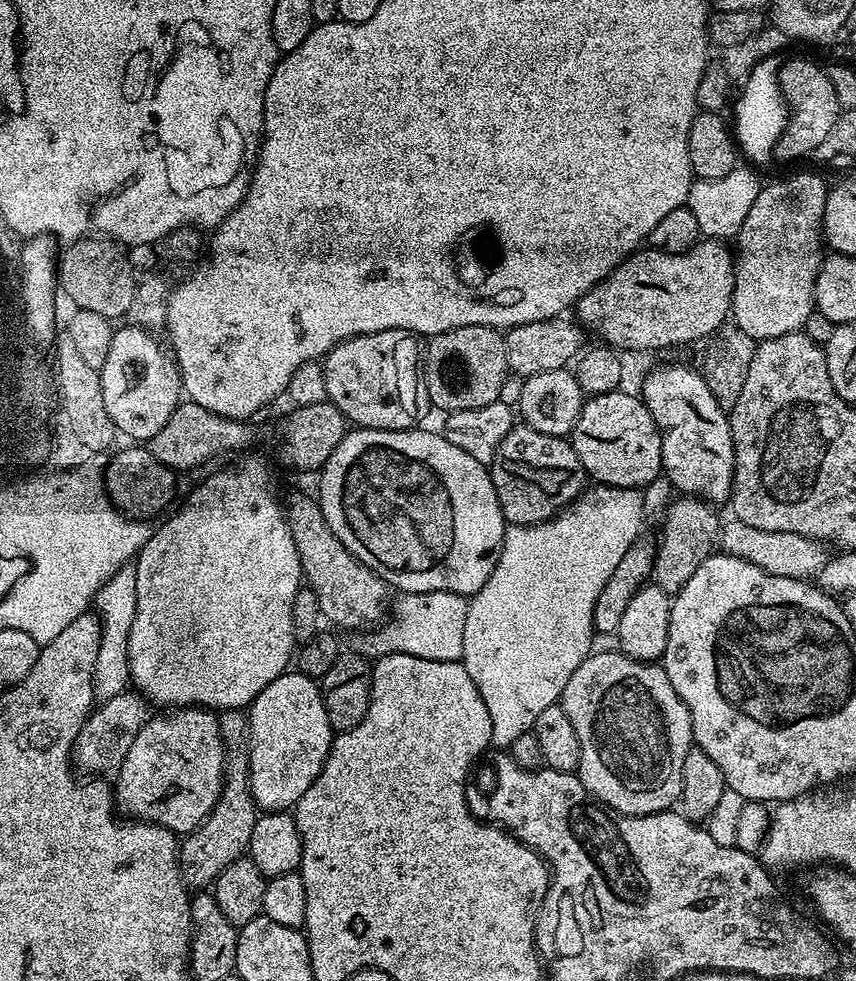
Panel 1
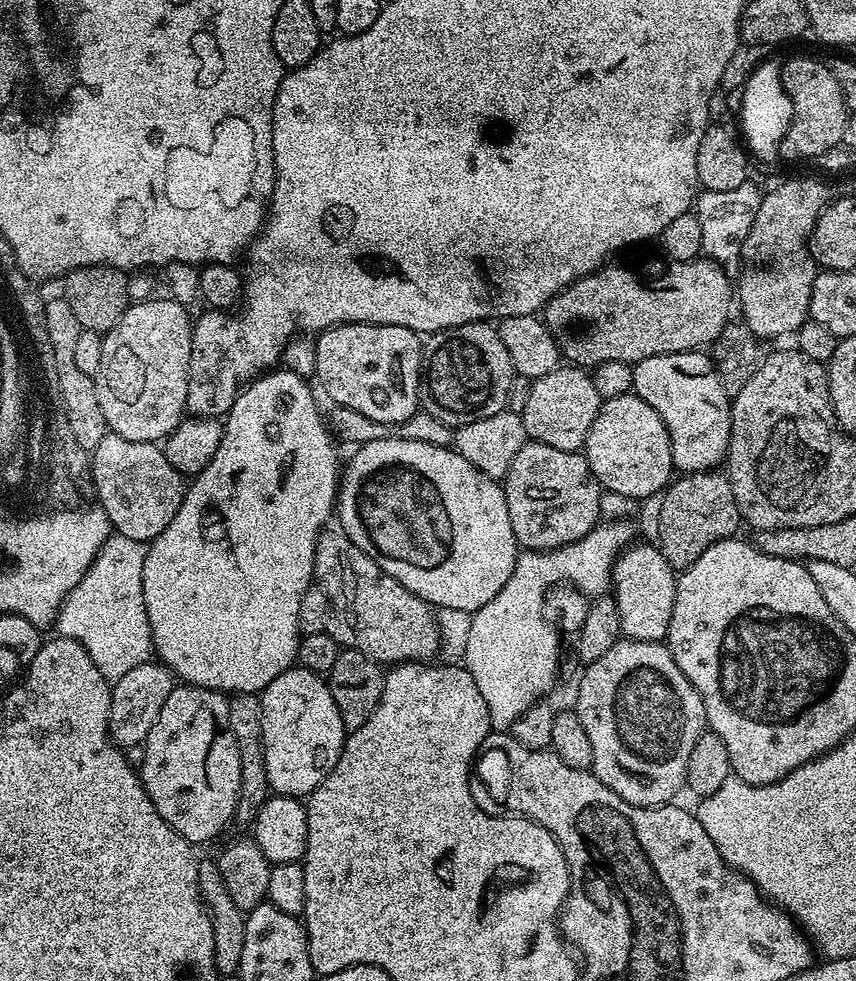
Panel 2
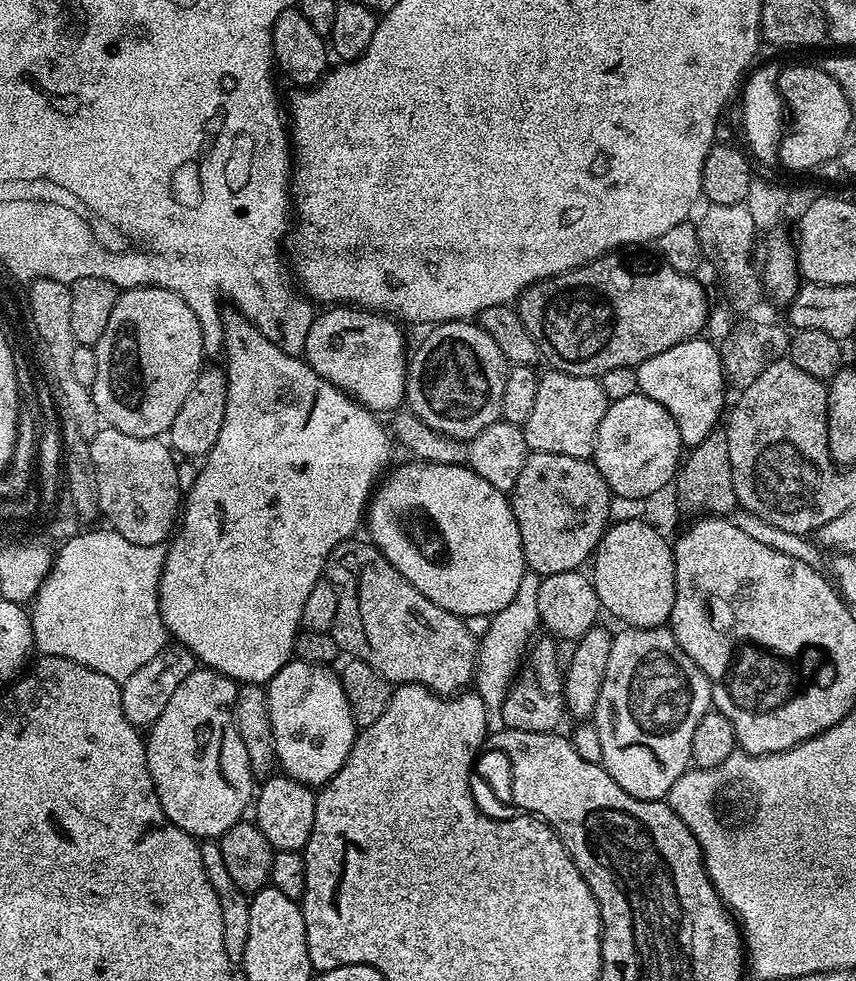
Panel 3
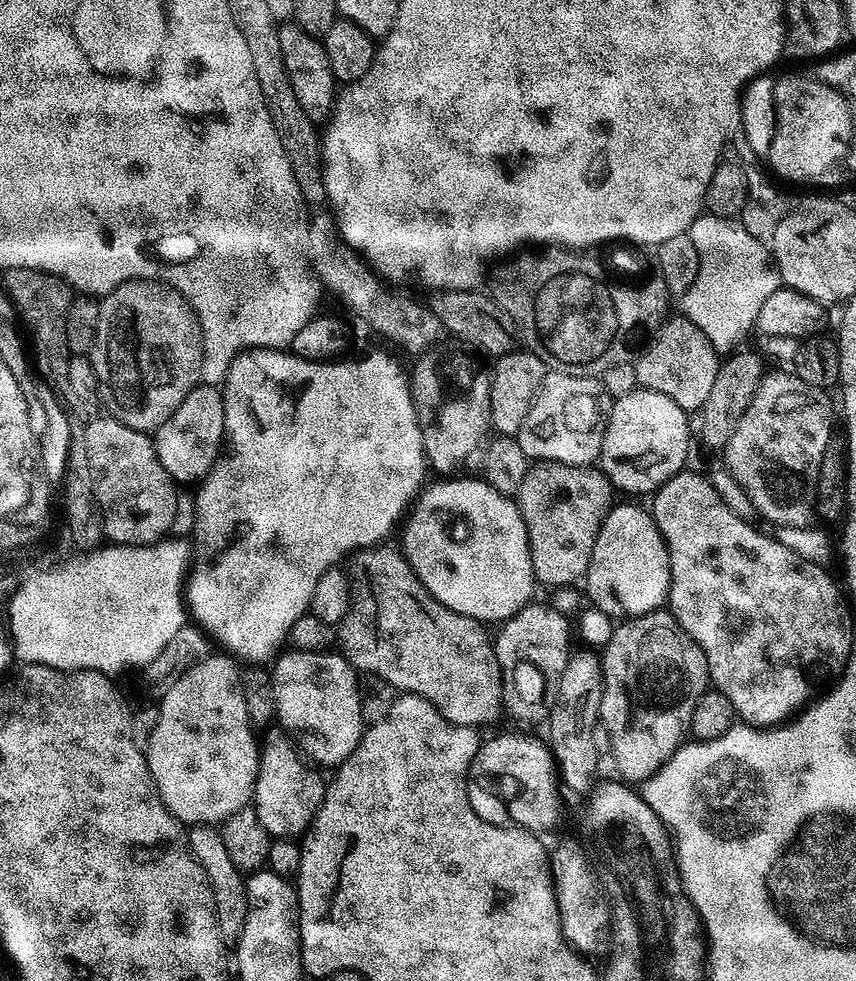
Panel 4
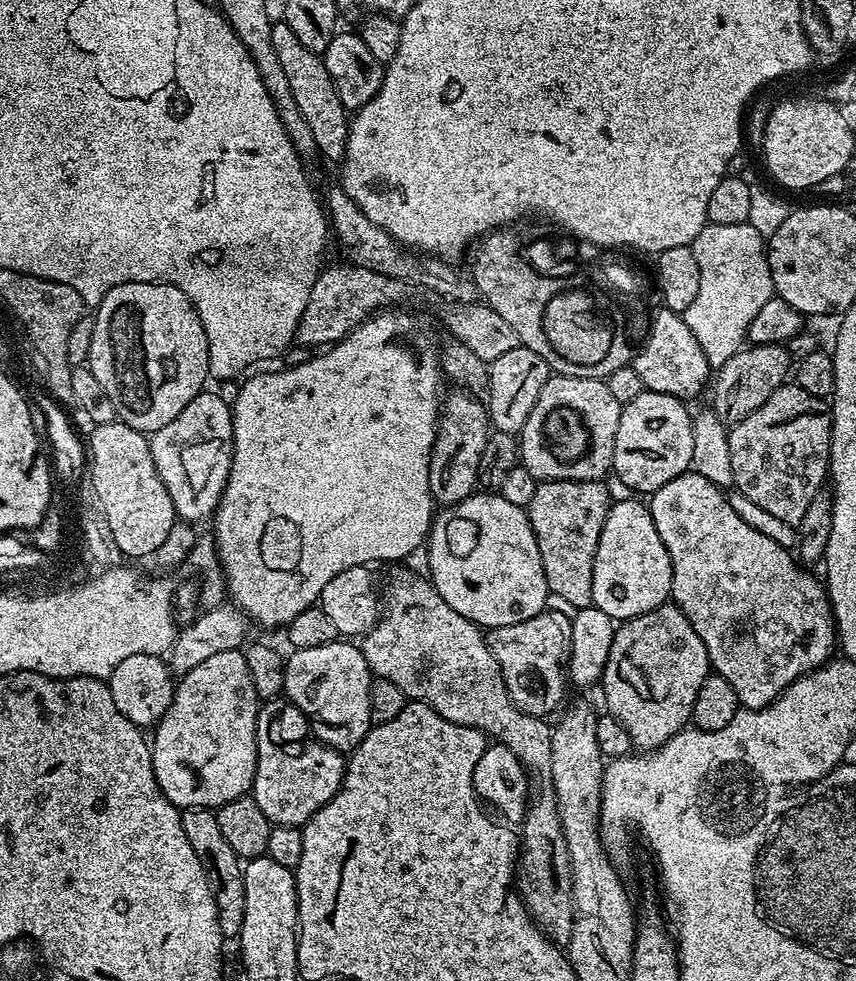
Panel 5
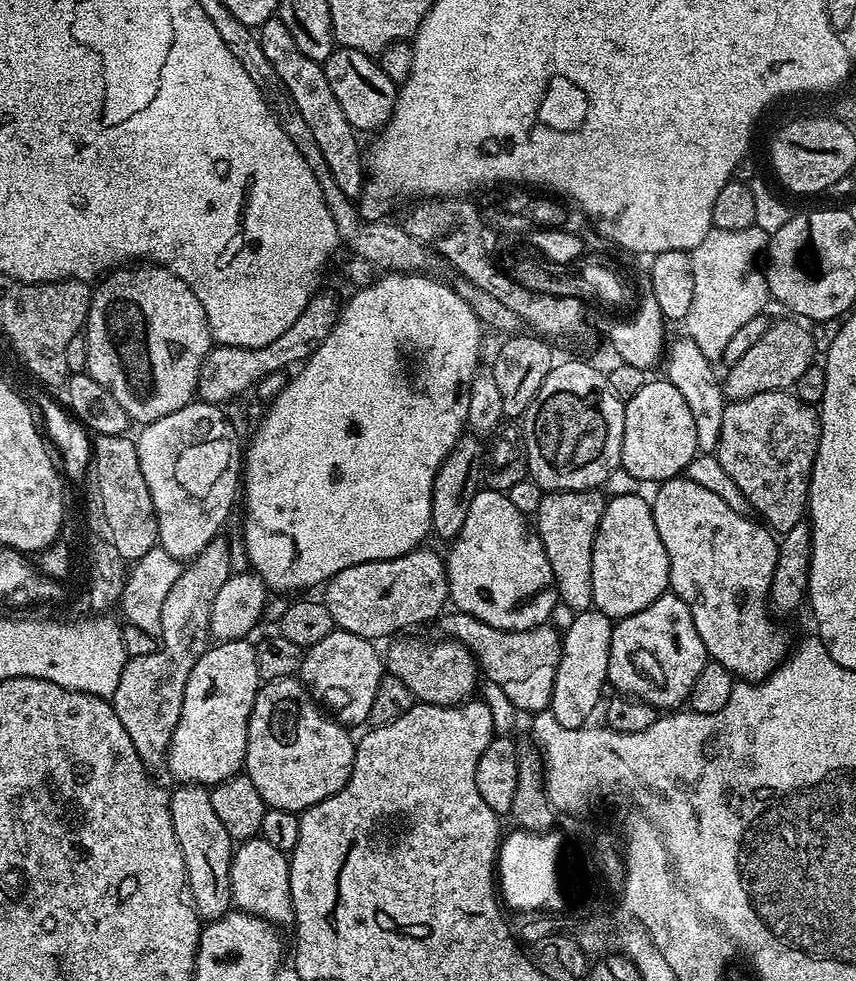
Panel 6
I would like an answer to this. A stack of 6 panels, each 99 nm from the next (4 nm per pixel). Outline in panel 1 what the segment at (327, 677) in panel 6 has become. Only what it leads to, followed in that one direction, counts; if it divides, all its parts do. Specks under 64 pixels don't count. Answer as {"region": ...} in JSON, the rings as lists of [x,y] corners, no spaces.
{"region":[[[289,670],[274,678],[246,709],[248,713],[248,765],[250,794],[257,809],[288,812],[310,790],[322,770],[334,735],[326,718],[324,693],[313,677]]]}

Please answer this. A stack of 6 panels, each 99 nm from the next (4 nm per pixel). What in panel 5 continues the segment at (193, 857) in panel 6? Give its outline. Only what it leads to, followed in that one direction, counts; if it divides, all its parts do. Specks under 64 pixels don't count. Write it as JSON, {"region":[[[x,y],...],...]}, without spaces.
{"region":[[[187,809],[182,815],[182,830],[186,830],[186,838],[190,846],[194,846],[194,854],[198,854],[198,858],[204,863],[214,894],[214,906],[218,906],[218,926],[221,934],[226,938],[239,937],[242,918],[246,918],[246,886],[240,856],[230,850],[230,842],[226,842],[213,809]]]}

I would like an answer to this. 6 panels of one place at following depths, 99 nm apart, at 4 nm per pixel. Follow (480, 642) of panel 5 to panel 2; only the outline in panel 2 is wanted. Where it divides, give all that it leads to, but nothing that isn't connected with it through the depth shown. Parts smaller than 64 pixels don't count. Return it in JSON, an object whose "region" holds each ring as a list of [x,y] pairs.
{"region":[[[324,530],[316,537],[316,553],[314,554],[314,580],[319,588],[323,590],[328,599],[330,615],[328,618],[328,627],[326,631],[338,641],[341,649],[353,648],[362,654],[366,654],[374,661],[384,666],[395,666],[401,662],[428,662],[433,659],[435,652],[441,651],[440,647],[440,625],[438,623],[437,613],[434,611],[433,605],[427,604],[422,598],[418,598],[414,594],[410,594],[410,590],[406,590],[406,586],[402,586],[402,582],[398,582],[390,574],[386,574],[386,570],[382,570],[378,566],[378,562],[374,562],[374,558],[370,558],[370,554],[362,554],[362,550],[358,550],[358,546],[354,546],[354,542],[350,542],[350,538],[345,532],[333,530],[328,532]]]}

